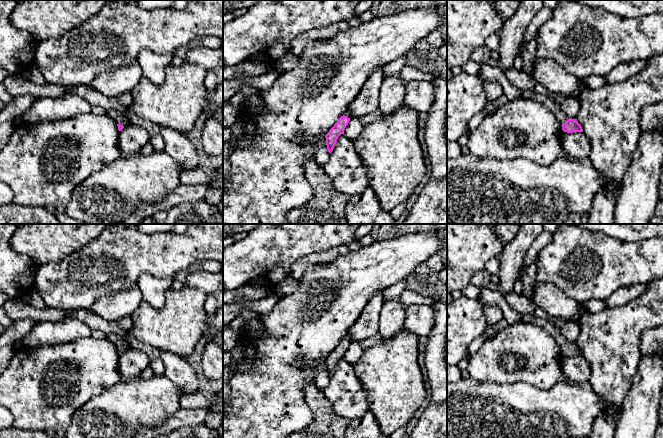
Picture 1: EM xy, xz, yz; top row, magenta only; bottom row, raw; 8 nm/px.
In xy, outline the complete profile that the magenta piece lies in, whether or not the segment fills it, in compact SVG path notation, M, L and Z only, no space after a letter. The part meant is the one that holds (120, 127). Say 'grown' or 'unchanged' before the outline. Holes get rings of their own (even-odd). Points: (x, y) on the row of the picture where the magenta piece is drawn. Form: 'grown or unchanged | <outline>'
grown | M110 110L107 111L107 114L117 123L119 131L128 125L128 118L123 113L116 110Z

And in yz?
grown | M523 90L523 99L531 99L537 101L549 109L562 125L562 130L567 133L572 132L583 132L581 125L578 123L577 119L569 118L561 109L560 104L554 102L550 97L535 93L530 90Z

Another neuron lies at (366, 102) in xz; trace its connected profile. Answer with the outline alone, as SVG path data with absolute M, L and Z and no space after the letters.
M377 67L364 82L356 98L349 104L351 118L366 116L378 110L379 91L384 79L383 67Z

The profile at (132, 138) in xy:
M128 124L118 134L118 147L122 156L130 157L139 153L150 142L150 134L143 127Z

